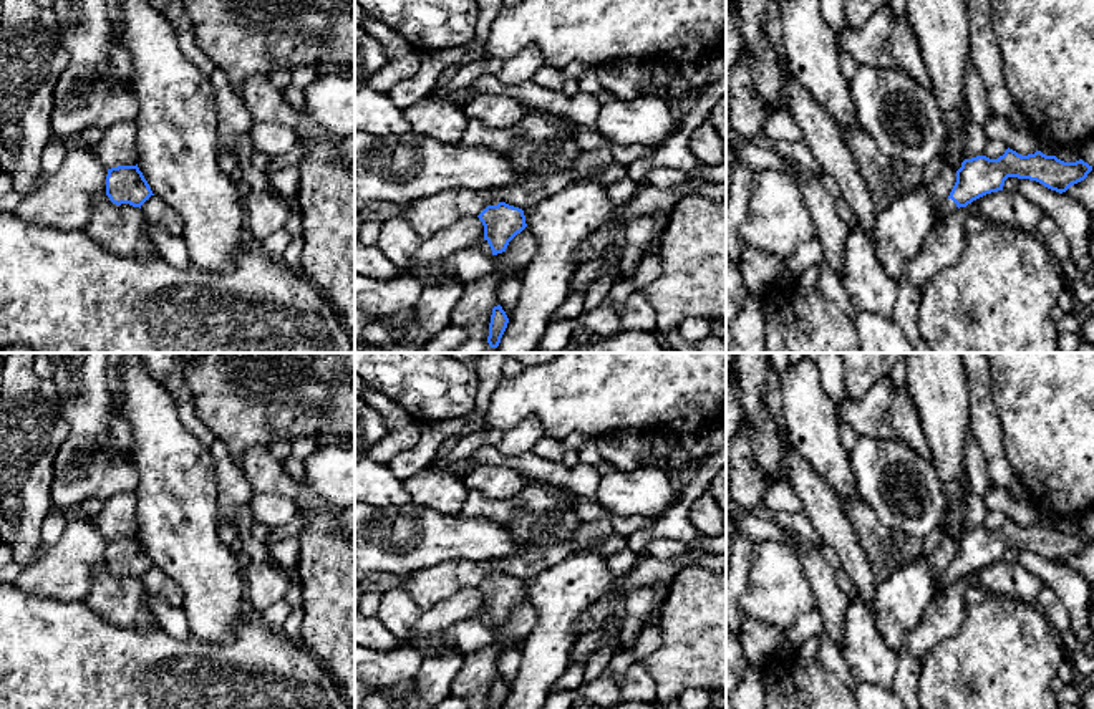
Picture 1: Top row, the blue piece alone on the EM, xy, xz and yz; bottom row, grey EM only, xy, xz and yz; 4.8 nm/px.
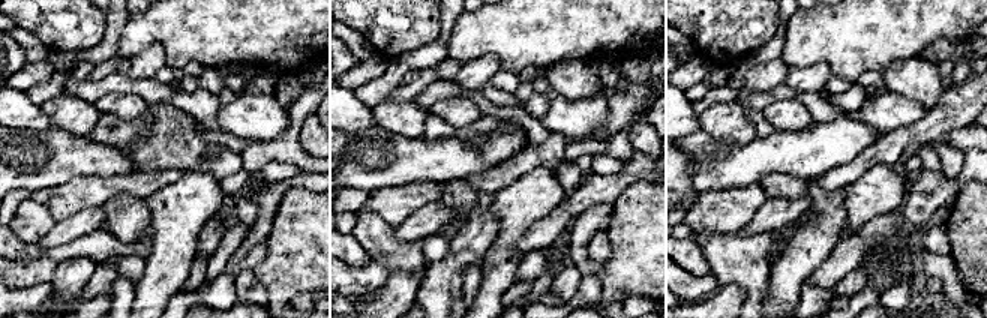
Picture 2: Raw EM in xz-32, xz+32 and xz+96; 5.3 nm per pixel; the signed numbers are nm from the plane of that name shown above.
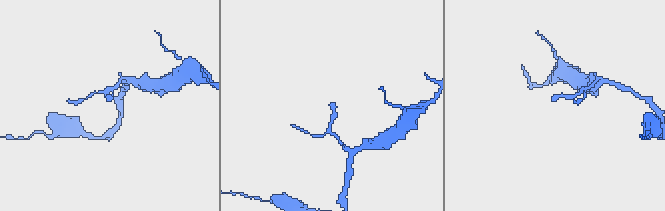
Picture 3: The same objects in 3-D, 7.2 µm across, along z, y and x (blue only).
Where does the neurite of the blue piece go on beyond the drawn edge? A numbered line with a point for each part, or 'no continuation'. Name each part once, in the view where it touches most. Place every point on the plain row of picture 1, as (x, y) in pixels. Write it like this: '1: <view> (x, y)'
1: yz (947, 578)

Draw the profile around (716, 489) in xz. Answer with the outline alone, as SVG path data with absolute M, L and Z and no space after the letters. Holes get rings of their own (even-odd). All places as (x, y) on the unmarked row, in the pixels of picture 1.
M726 465L718 470L706 490L718 507L726 514Z

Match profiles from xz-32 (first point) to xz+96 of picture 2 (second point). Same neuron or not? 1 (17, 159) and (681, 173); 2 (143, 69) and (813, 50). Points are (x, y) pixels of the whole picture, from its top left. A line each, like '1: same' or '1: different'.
1: different
2: different

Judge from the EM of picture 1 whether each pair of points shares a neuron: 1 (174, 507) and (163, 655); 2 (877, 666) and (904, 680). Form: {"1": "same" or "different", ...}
{"1": "different", "2": "different"}

